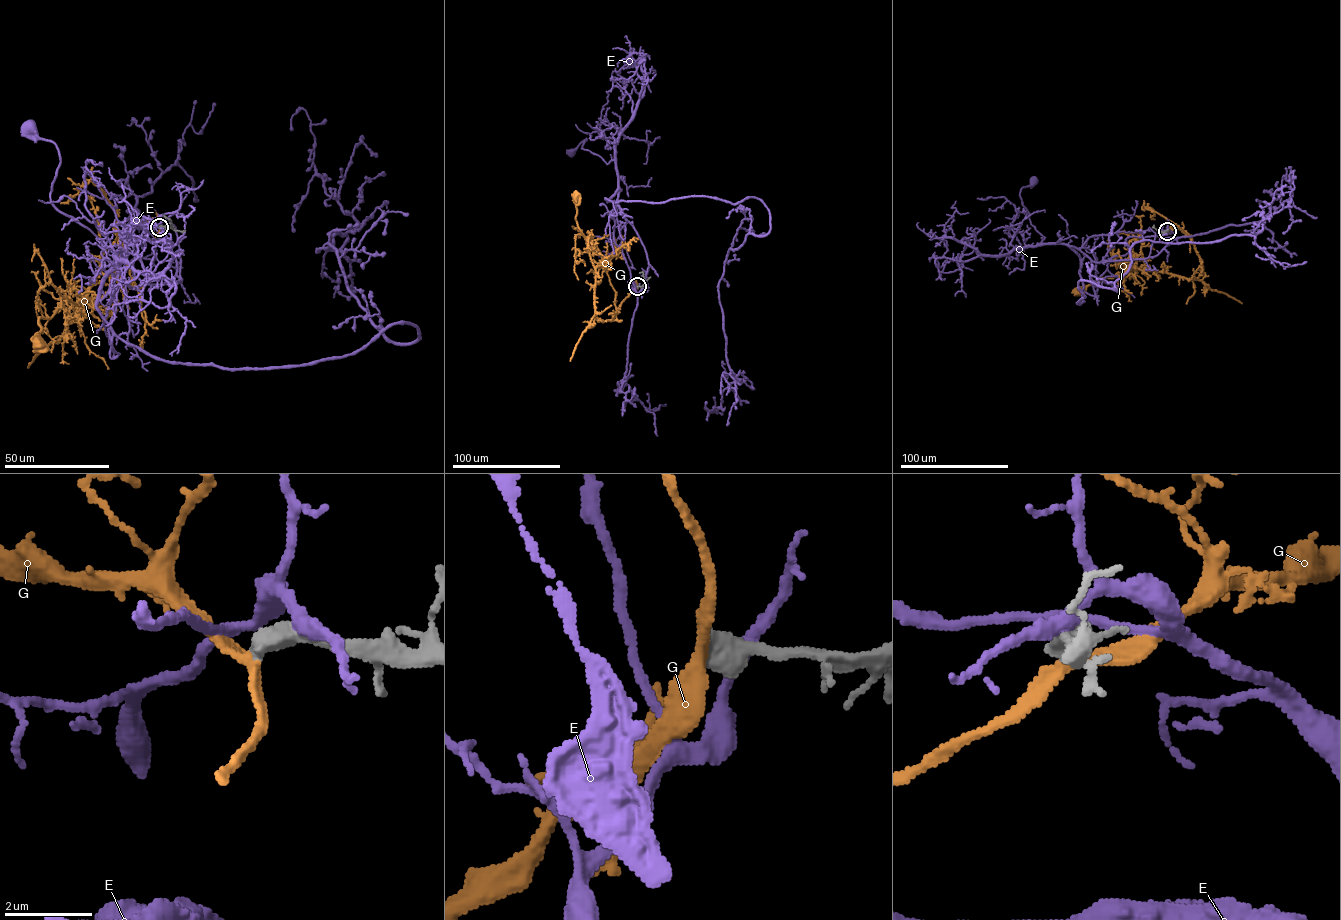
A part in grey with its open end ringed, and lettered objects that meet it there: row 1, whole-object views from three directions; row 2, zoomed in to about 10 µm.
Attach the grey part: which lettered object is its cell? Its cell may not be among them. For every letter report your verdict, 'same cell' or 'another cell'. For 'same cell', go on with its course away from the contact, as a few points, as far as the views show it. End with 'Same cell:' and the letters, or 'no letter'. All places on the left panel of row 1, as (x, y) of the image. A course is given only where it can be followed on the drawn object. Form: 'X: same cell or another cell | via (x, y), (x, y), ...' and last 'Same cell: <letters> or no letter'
E: another cell
G: same cell | via (159, 227), (132, 225), (108, 292), (77, 319), (78, 305), (61, 298), (39, 319), (39, 343)
Same cell: G

